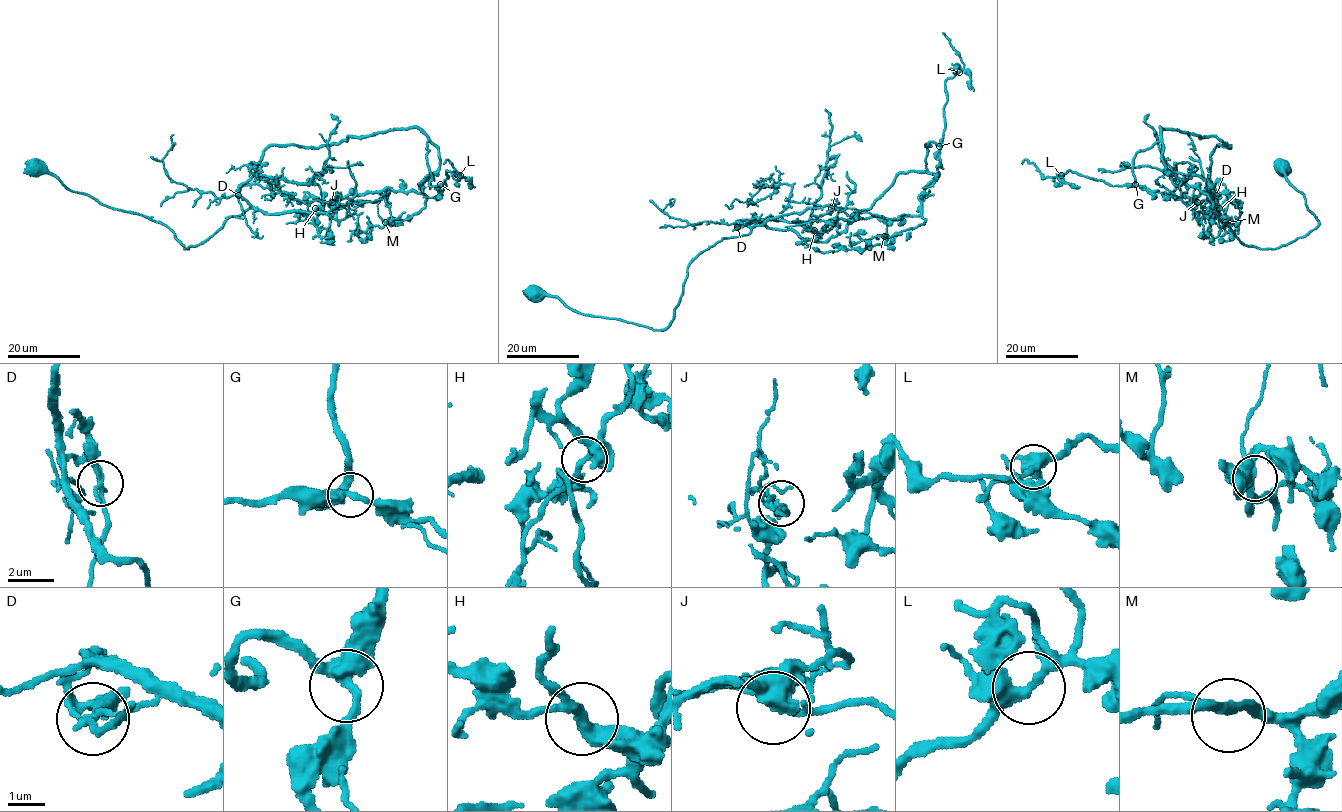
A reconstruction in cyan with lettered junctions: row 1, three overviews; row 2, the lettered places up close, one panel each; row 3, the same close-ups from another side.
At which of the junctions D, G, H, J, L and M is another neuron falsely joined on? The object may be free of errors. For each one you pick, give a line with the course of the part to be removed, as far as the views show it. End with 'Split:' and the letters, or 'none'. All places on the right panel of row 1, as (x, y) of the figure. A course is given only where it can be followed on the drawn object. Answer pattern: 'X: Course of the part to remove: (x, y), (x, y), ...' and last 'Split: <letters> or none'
Split: none

